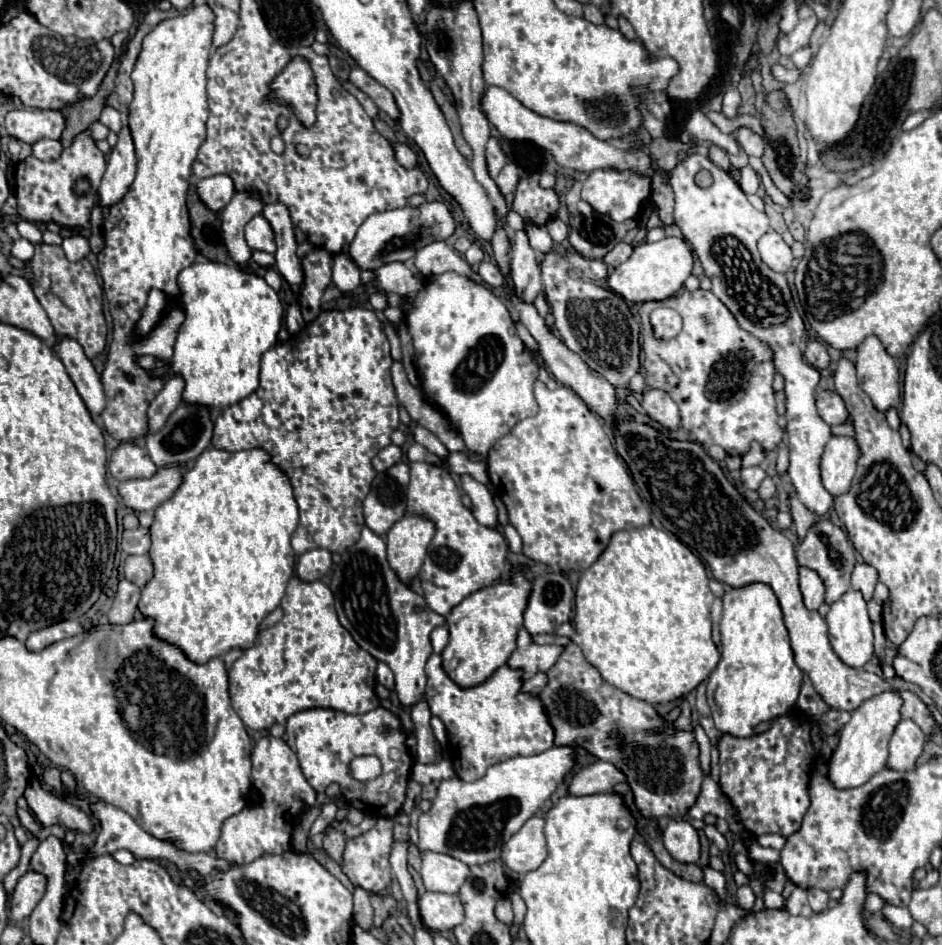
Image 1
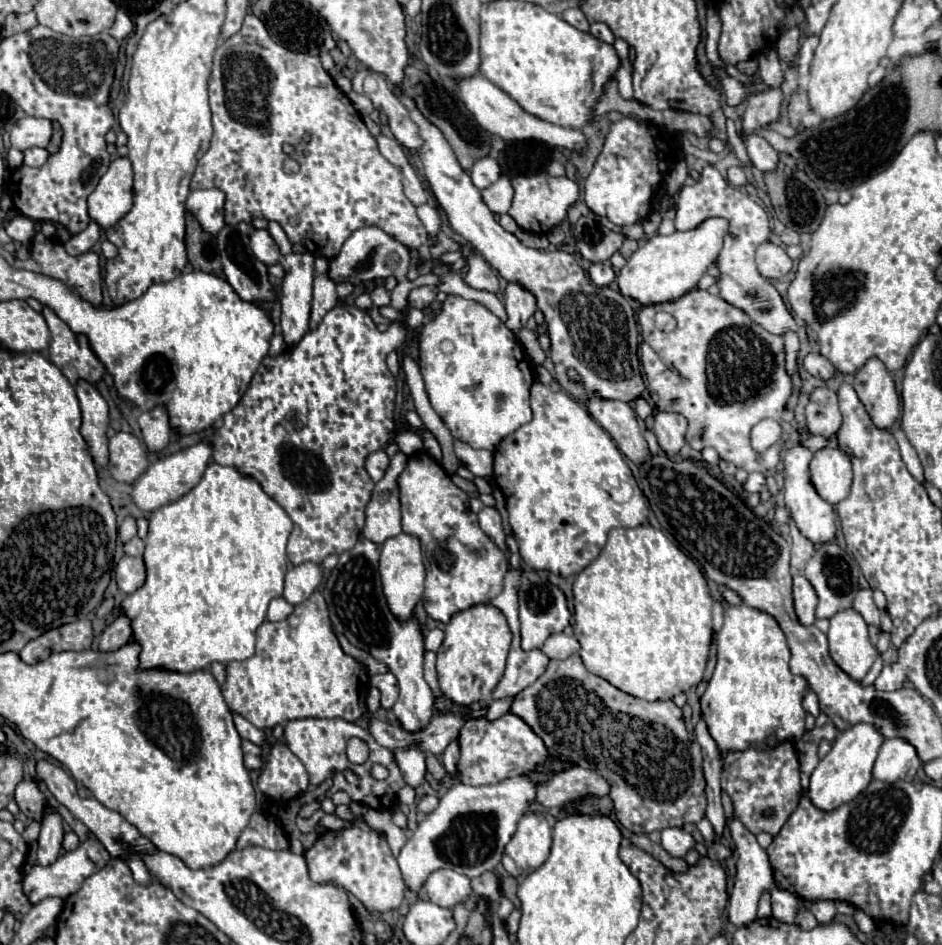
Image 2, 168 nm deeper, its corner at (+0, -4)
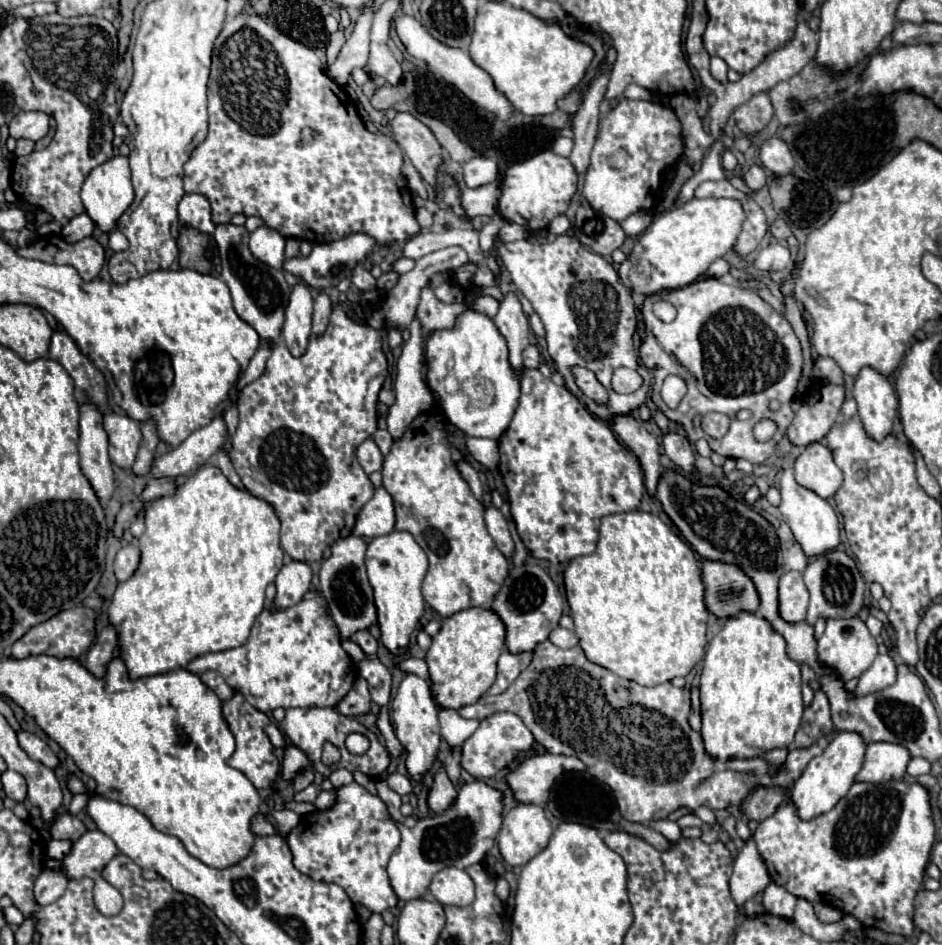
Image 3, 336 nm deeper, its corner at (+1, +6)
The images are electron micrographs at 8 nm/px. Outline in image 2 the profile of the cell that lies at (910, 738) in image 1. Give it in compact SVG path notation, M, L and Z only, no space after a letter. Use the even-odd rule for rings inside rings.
M905 738L885 740L881 752L877 756L877 764L873 768L873 776L885 782L897 780L913 780L915 772L921 768L921 758Z

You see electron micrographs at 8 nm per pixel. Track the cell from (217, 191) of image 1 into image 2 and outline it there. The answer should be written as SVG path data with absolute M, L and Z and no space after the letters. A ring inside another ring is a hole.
M209 188L209 190L193 190L187 198L187 210L191 210L199 224L209 232L217 234L225 226L225 192L219 188Z

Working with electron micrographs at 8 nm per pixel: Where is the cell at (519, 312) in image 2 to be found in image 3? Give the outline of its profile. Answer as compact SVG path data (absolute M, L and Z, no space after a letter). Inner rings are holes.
M506 294L504 300L500 302L500 310L494 316L494 324L498 326L500 334L506 338L508 344L508 360L512 370L520 376L524 372L524 362L522 362L522 350L530 344L530 324L528 316L522 310L522 304L516 294Z

